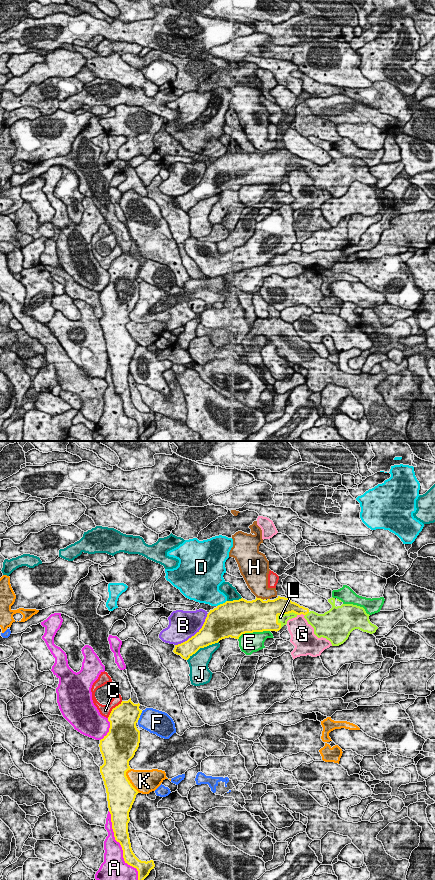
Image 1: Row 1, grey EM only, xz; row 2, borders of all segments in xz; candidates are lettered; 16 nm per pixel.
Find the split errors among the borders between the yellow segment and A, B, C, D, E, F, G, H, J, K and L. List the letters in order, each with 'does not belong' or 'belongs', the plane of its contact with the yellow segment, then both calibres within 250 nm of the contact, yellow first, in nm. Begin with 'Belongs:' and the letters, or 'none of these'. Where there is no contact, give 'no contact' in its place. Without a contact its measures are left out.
Belongs: L
A: does not belong; contact in xz; calibres 240 and 320 nm
B: does not belong; contact in xz; calibres 360 and 460 nm
C: does not belong; contact in xz; calibres 440 and 190 nm
D: does not belong; contact in xz; calibres 500 and 320 nm
E: does not belong; contact in xz; calibres 500 and 320 nm
F: does not belong; contact in xz; calibres 420 and 380 nm
G: does not belong; contact in xz; calibres 220 and 340 nm
H: does not belong; contact in xz; calibres 460 and 320 nm
J: does not belong; contact in xz; calibres 340 and 320 nm
K: does not belong; contact in xz; calibres 440 and 360 nm
L: belongs; contact in xz; calibres 320 and 140 nm

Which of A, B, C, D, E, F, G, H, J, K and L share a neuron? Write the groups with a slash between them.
A / B / C / D / E / F / G / H / J / K / L

